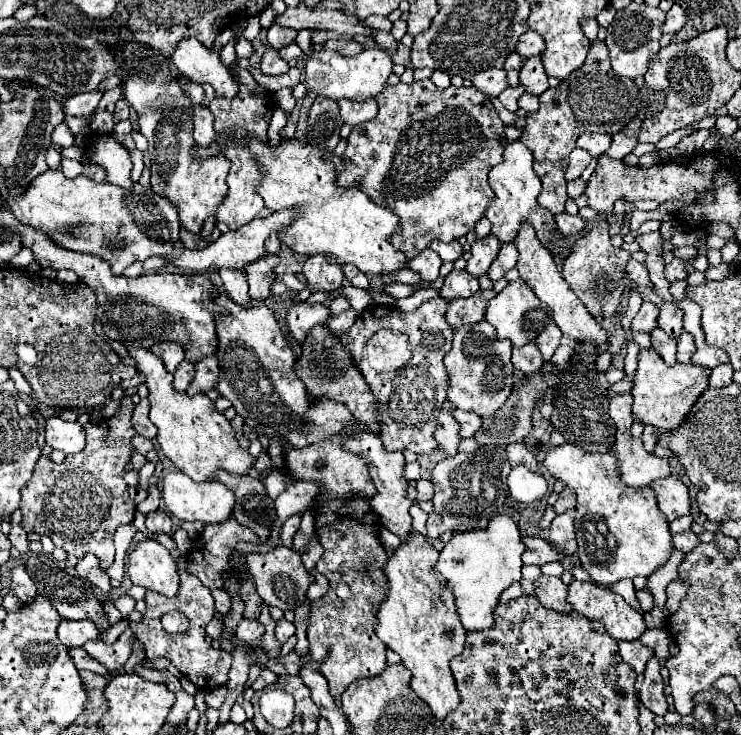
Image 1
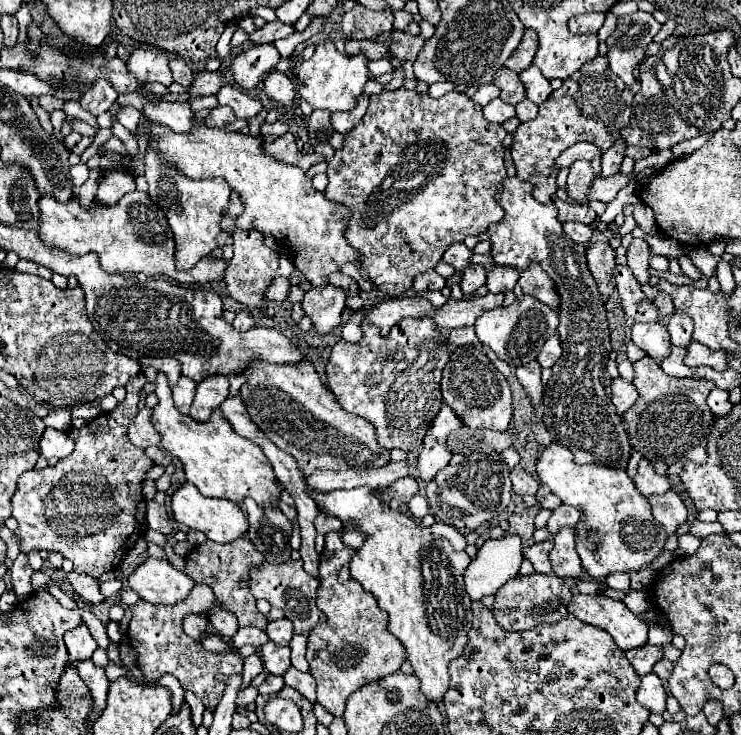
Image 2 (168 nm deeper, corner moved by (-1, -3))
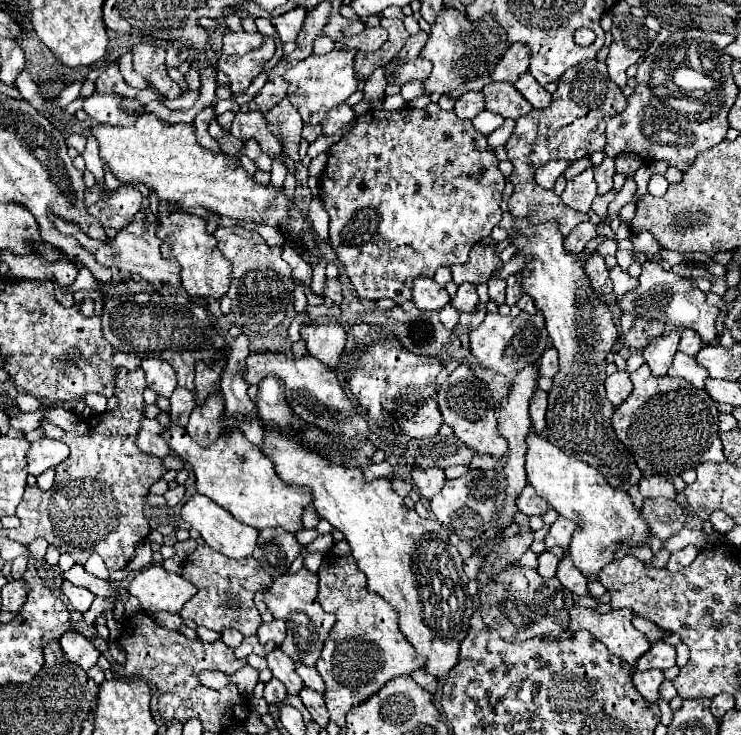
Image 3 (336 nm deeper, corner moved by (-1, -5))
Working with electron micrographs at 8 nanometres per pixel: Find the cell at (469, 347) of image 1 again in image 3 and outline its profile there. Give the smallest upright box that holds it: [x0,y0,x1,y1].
[437,364,507,458]

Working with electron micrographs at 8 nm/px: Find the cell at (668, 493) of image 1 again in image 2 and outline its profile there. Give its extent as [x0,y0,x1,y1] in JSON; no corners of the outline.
[649,490,687,536]

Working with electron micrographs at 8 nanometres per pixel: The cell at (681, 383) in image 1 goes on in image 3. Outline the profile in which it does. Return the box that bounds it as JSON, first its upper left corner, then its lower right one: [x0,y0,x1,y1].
[611,364,725,476]

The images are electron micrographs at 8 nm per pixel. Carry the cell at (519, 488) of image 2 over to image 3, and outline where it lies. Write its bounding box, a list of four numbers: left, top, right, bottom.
[517,486,549,516]

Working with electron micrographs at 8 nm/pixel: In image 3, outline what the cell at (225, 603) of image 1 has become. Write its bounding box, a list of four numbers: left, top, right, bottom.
[221,628,243,648]

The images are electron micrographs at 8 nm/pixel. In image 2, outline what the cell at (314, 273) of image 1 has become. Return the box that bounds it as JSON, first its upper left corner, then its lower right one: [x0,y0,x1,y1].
[303,288,347,336]

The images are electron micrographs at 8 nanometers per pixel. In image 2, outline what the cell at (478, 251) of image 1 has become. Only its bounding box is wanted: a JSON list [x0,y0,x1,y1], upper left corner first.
[459,264,485,294]

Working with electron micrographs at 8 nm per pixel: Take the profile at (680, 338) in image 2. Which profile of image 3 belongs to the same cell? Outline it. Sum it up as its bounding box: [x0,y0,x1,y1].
[679,330,701,356]

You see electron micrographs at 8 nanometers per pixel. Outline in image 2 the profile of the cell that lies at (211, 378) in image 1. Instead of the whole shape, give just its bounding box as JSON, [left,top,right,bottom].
[189,376,229,422]

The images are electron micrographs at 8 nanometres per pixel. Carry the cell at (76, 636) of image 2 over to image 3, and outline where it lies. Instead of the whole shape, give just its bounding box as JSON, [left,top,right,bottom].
[59,632,101,670]

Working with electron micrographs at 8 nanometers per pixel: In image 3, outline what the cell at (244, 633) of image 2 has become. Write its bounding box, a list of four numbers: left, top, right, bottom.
[235,636,277,658]

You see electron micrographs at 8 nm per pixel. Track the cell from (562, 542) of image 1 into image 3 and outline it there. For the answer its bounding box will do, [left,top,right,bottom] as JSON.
[557,550,587,596]

